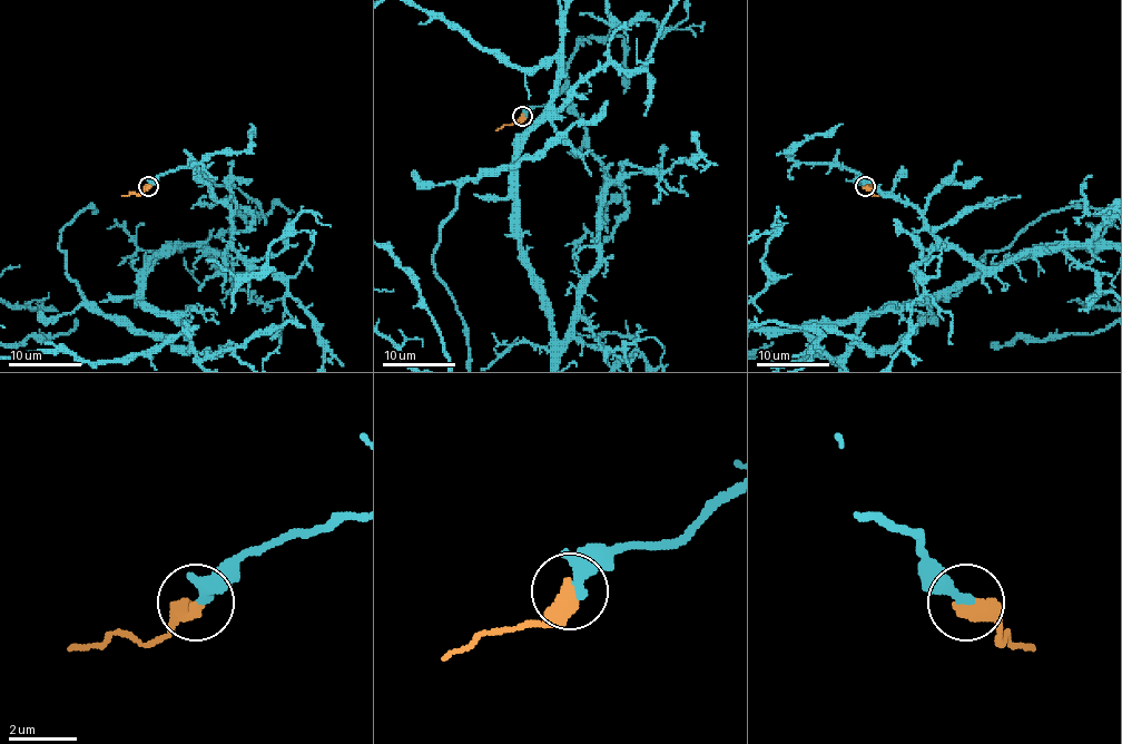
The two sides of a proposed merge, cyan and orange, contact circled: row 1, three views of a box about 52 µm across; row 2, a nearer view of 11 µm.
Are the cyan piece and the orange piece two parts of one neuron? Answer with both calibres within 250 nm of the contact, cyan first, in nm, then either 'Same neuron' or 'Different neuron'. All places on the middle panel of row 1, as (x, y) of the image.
Thickness 320 nm (cyan) against 440 nm. Same neuron

